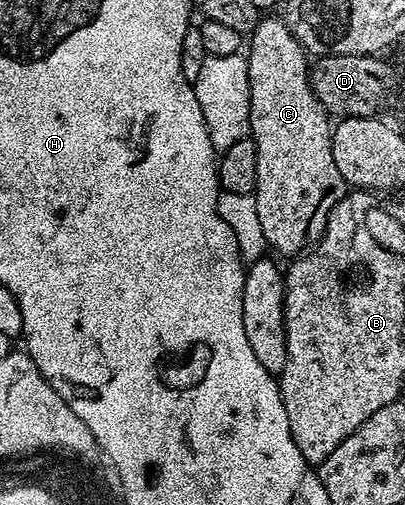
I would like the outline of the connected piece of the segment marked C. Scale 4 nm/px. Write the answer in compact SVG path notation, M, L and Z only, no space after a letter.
M263 17L248 38L247 62L250 85L251 112L249 137L256 144L256 212L260 216L260 228L264 228L264 240L271 251L297 256L310 249L326 230L332 208L348 192L336 160L332 160L332 118L316 100L310 87L308 55L296 36L286 27L281 17Z

